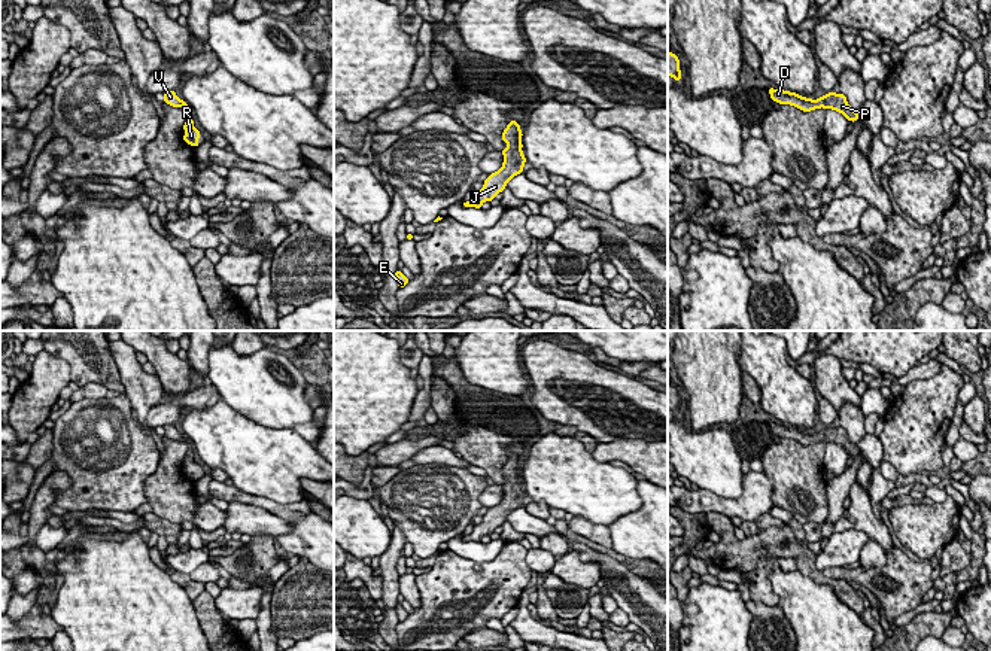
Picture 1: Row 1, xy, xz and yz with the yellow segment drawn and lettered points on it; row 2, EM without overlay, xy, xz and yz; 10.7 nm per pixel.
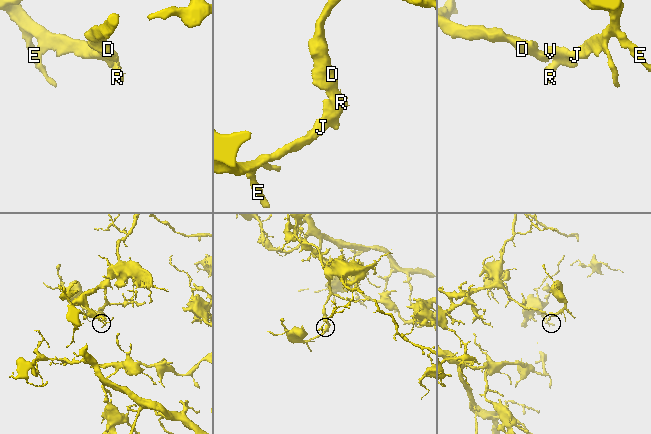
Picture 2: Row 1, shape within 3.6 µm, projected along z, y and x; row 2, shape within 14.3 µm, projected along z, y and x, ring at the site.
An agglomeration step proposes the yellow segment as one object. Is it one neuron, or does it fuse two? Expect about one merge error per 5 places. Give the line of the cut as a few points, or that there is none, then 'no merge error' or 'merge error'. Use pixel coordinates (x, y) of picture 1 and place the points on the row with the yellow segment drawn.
no cut | no merge error

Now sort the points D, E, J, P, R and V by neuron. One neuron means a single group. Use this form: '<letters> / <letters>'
D E J P R V

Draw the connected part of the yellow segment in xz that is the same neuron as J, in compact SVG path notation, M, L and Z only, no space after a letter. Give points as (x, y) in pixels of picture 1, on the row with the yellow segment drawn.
M510 121L508 127L502 133L502 140L508 146L501 150L504 153L504 164L496 171L489 174L484 180L484 186L474 192L471 201L462 203L463 207L481 209L484 201L492 201L499 192L502 192L507 183L517 174L523 173L526 158L522 152L522 136L520 125L516 121Z

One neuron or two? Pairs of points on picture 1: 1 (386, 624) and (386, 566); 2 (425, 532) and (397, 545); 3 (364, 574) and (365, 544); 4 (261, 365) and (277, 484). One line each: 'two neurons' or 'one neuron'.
1: one neuron
2: two neurons
3: two neurons
4: two neurons

